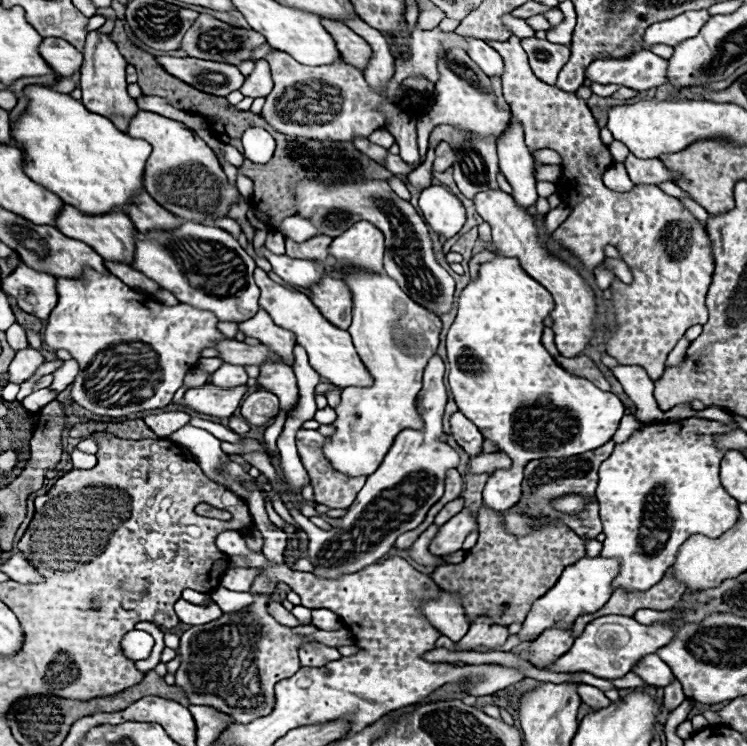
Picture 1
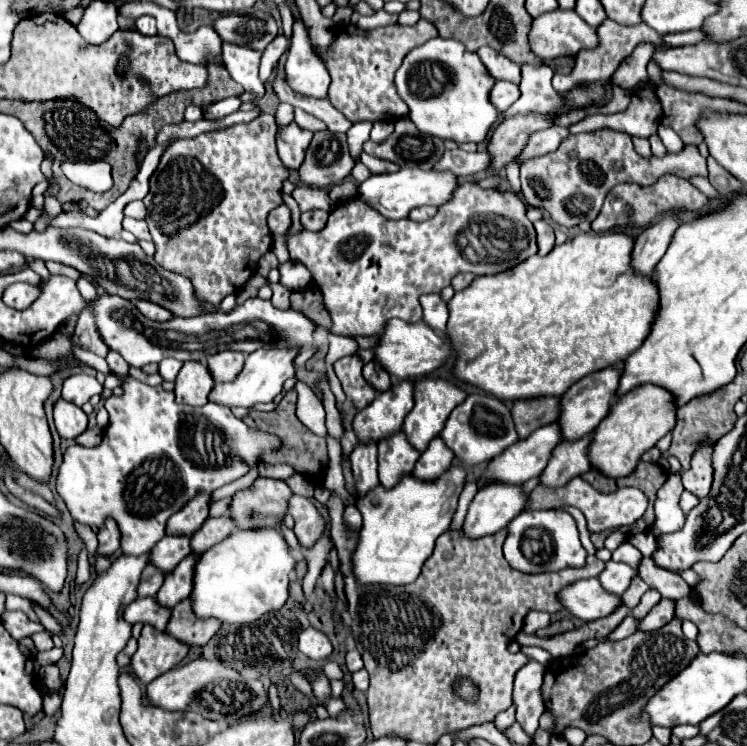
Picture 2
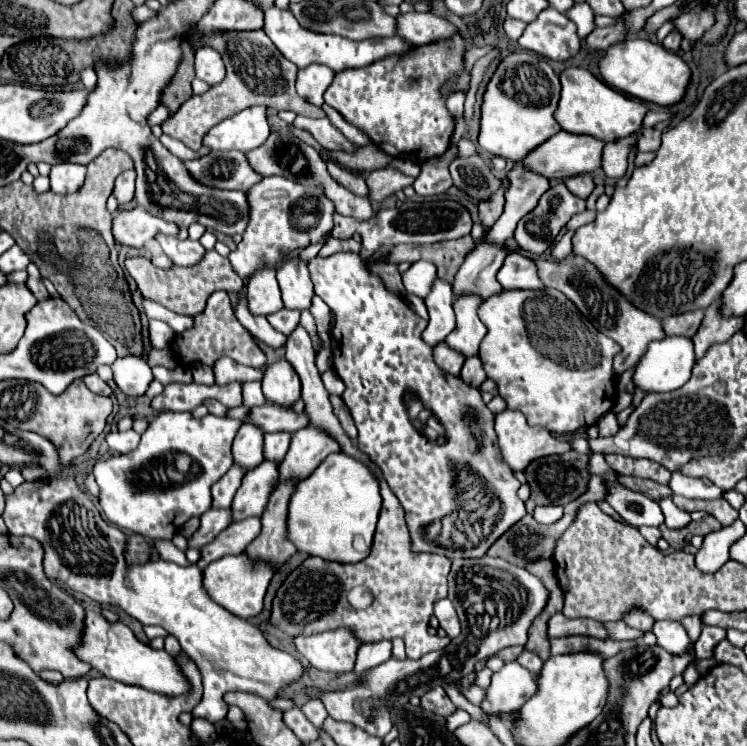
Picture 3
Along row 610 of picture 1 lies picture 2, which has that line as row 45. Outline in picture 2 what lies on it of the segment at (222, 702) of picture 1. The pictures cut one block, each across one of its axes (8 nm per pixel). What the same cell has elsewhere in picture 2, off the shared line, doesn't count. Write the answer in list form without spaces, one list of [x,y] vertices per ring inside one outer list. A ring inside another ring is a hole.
[[[254,10],[248,14],[224,14],[212,28],[224,42],[250,46],[264,52],[264,48],[278,36],[278,24],[266,10]]]

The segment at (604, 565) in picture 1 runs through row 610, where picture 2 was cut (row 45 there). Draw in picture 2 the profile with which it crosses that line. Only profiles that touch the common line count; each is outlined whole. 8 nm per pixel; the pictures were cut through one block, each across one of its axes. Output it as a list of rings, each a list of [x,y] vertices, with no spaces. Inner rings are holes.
[[[552,10],[534,18],[528,42],[532,52],[542,60],[576,56],[582,48],[594,48],[596,28],[586,24],[574,10]]]

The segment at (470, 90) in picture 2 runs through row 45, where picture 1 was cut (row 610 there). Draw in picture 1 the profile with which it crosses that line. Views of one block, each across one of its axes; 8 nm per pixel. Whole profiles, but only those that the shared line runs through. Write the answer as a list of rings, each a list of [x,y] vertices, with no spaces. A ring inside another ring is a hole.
[[[440,592],[436,600],[428,600],[422,606],[422,614],[426,620],[440,630],[440,634],[458,642],[468,632],[468,622],[464,618],[464,608],[460,606],[460,598],[450,592]]]

